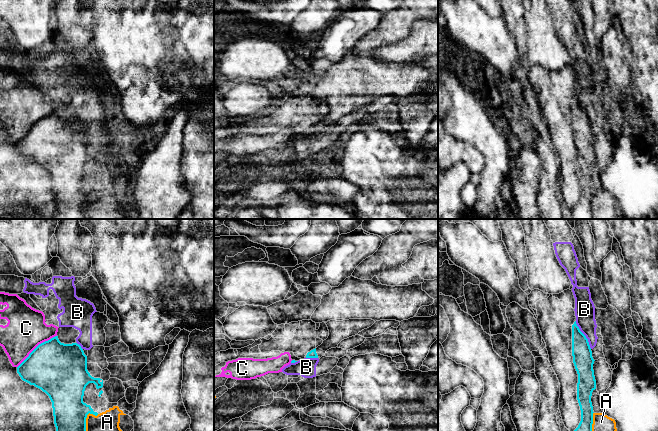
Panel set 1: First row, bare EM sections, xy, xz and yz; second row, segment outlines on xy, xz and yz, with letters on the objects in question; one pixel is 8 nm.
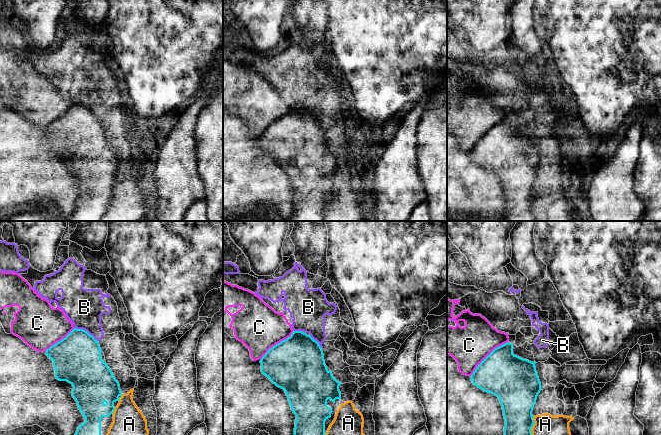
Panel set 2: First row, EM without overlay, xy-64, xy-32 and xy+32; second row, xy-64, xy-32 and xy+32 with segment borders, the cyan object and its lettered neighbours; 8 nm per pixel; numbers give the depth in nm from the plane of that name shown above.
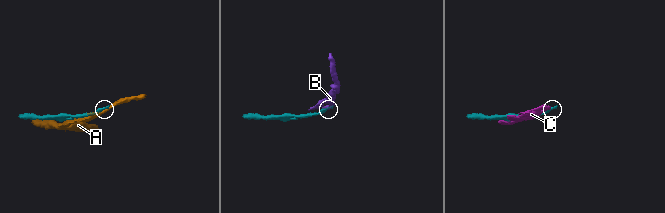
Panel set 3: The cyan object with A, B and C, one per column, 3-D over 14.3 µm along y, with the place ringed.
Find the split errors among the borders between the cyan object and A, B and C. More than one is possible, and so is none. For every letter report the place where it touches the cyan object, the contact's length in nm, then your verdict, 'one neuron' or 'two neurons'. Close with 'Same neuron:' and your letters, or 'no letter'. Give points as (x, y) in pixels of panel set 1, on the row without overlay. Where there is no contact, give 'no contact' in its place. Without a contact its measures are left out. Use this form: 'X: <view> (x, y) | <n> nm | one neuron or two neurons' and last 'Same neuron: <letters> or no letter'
A: xy (85, 199) | 260 nm | two neurons
B: yz (584, 111) | 260 nm | two neurons
C: xy (36, 123) | 420 nm | two neurons
Same neuron: no letter

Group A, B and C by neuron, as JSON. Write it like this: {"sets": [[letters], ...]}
{"sets": [["A", "B"], ["C"]]}

